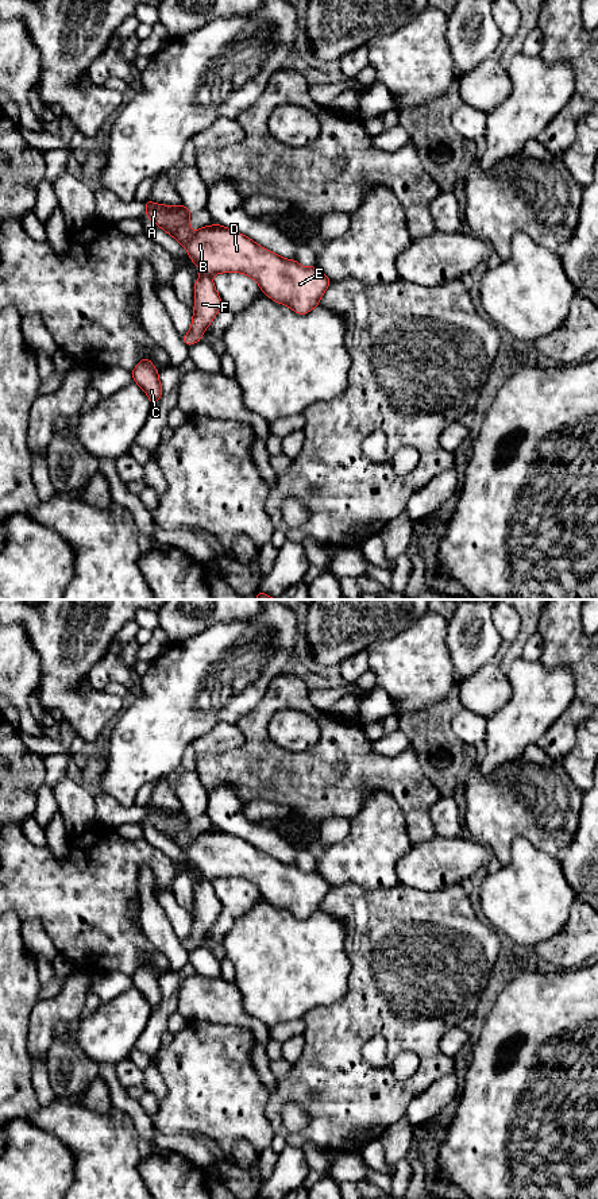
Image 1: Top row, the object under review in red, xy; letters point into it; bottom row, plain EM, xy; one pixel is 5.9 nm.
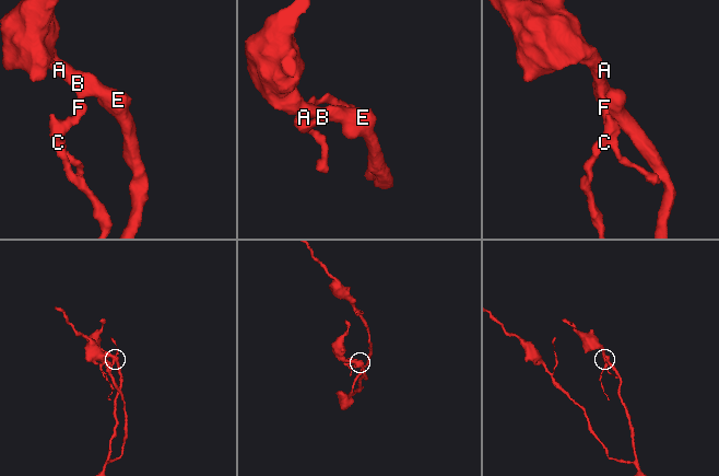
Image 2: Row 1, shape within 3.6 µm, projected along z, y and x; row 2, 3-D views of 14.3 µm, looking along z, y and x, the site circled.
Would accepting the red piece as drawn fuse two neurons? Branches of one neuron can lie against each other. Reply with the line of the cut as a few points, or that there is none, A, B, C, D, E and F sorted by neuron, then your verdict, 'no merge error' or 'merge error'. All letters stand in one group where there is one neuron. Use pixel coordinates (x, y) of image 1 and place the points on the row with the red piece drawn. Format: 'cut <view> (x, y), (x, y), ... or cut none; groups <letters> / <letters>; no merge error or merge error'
cut xy (200, 276), (211, 278); groups A B D E / C F; merge error

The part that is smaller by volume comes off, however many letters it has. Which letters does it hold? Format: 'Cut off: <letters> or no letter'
Cut off: C, F

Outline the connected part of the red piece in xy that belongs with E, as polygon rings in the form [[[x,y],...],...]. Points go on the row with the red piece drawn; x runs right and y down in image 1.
[[[146,200],[144,215],[188,250],[189,259],[200,269],[200,277],[212,278],[219,273],[243,273],[258,282],[263,294],[292,308],[298,315],[306,315],[319,305],[320,298],[331,285],[331,279],[317,266],[302,267],[297,261],[283,259],[243,234],[220,224],[204,225],[193,232],[190,230],[190,212],[192,209],[182,204],[167,207]]]

